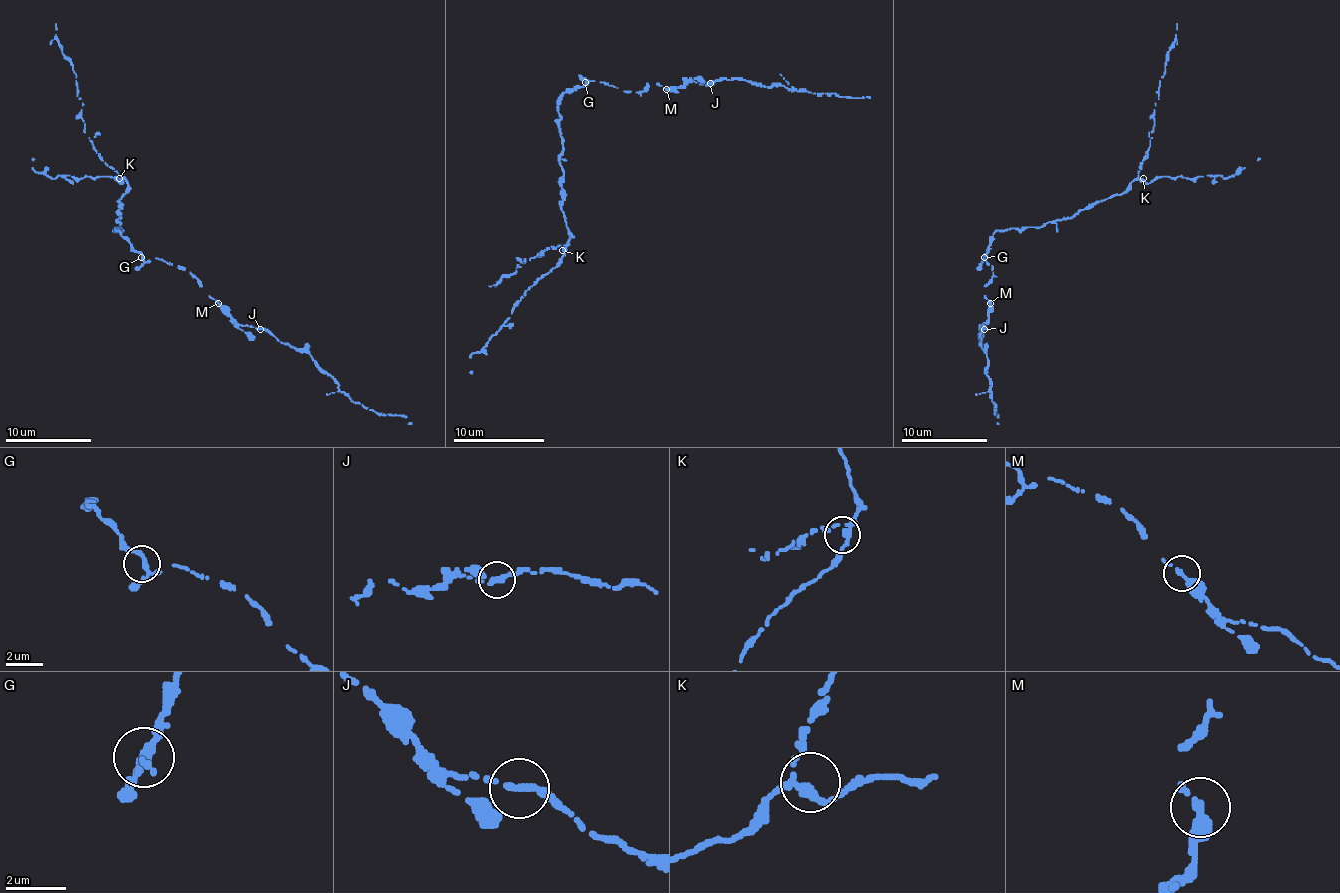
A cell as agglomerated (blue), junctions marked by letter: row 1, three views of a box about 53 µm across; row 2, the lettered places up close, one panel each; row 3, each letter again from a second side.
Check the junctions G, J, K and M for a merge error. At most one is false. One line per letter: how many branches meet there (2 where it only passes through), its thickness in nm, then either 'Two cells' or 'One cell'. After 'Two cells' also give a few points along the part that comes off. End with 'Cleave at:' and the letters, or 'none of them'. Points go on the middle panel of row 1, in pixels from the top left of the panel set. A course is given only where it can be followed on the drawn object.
G: Branches: 2. Thickness 240 nm. One cell
J: Branches: 2. Thickness 240 nm. One cell
K: Branches: 2. Thickness 280 nm. One cell
M: Branches: 2. Thickness 260 nm. One cell
Cleave at: none of them

